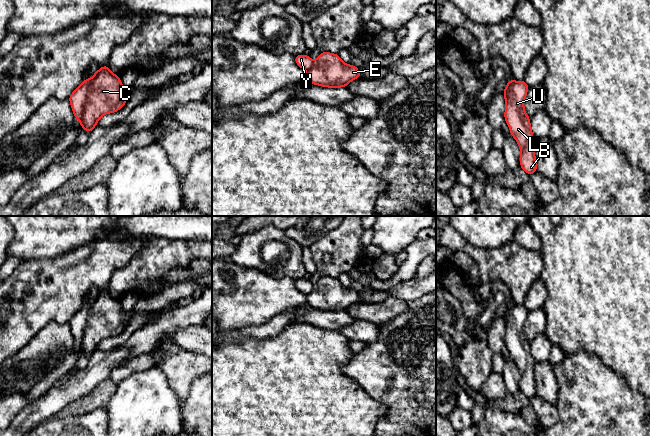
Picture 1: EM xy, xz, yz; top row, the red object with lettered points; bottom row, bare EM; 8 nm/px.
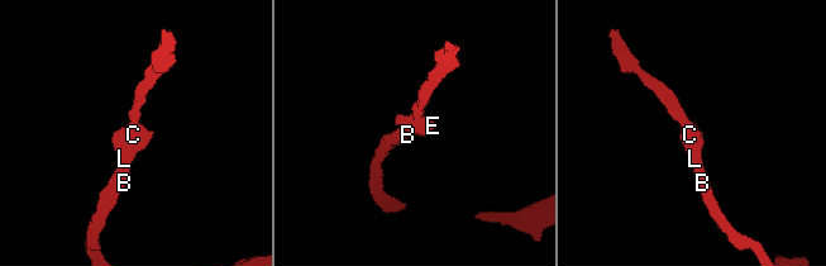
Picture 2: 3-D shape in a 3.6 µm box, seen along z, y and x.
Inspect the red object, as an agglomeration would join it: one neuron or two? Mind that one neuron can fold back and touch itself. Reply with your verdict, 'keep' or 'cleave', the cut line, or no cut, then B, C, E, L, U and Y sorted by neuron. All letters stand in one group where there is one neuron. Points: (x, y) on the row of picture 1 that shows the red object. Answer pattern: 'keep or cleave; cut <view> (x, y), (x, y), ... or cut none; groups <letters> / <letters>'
cleave; cut xy (89, 79), (83, 113), (78, 118); groups B C E L U / Y

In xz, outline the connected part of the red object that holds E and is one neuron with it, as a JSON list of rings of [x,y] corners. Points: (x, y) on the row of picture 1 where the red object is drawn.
[[[322,52],[306,71],[306,80],[322,87],[340,88],[361,77],[359,69],[344,63],[338,54]]]

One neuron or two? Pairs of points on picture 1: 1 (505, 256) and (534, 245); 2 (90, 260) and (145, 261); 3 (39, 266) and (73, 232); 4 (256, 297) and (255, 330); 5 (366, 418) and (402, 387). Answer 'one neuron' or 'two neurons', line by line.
1: two neurons
2: two neurons
3: two neurons
4: two neurons
5: two neurons

